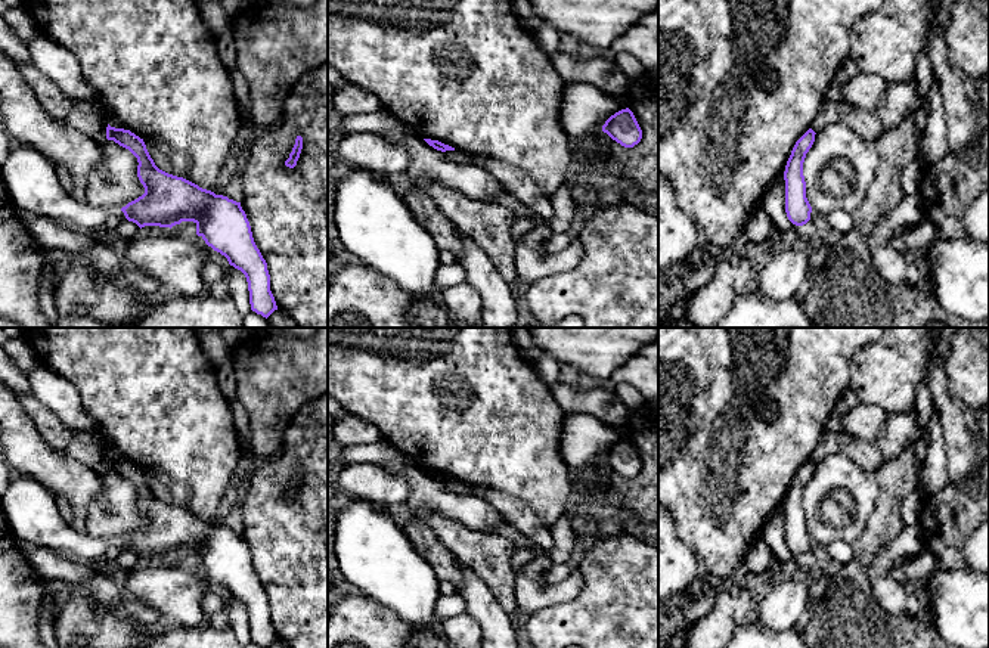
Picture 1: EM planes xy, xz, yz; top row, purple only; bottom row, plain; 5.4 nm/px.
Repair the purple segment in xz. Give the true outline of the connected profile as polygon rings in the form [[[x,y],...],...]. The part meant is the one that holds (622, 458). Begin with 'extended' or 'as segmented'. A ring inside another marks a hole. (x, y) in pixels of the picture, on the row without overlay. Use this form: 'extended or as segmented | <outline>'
as segmented | [[[629,438],[611,446],[602,456],[602,462],[624,478],[633,478],[642,469],[642,461]]]

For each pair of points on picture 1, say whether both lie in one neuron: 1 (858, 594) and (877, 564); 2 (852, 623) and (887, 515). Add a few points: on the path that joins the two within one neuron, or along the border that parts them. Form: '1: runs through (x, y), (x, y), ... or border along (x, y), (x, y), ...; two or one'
1: border along (883, 548), (868, 567), (868, 582), (884, 610); two
2: runs through (852, 597), (852, 576), (864, 549), (871, 542); one

